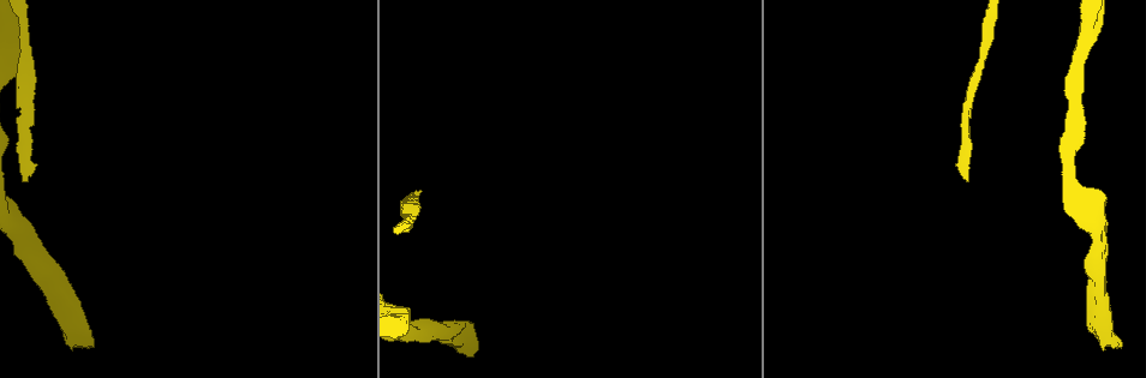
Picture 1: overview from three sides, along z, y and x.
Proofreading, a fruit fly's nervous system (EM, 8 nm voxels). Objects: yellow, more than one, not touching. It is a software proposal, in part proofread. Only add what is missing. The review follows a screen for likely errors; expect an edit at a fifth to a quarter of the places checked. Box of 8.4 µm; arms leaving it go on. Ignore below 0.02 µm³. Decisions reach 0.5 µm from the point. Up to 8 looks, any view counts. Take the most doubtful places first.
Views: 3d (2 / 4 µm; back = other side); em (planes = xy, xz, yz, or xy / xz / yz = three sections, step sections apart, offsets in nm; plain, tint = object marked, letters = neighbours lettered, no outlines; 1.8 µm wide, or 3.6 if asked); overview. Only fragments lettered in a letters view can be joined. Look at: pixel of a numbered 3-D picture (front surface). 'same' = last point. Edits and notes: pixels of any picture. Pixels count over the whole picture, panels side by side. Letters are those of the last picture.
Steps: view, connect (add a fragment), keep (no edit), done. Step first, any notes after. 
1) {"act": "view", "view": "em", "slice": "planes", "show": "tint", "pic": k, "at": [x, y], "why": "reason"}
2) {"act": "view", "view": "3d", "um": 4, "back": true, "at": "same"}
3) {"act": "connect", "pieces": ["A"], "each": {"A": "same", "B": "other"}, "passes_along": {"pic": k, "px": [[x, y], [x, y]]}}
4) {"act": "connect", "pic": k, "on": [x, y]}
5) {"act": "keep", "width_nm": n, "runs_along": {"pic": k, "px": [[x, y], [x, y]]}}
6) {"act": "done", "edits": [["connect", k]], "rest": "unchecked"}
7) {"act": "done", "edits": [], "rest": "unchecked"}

{"act": "view", "view": "em", "slice": "planes", "show": "tint", "pic": 1, "at": [967, 178], "why": "an open end"}

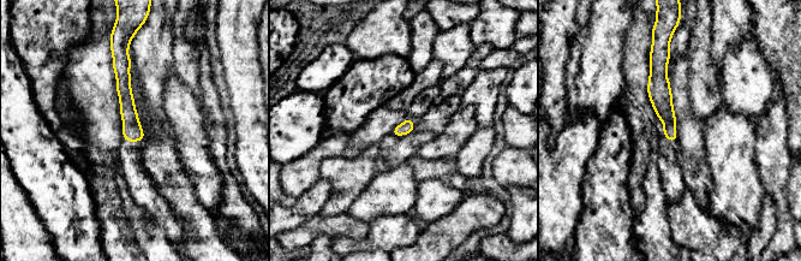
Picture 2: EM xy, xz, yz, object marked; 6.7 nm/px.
{"act": "view", "view": "em", "slice": "planes", "show": "letters", "at": "same"}

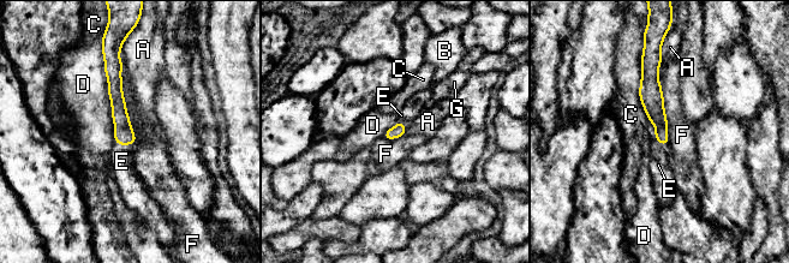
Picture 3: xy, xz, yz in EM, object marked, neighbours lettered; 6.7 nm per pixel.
{"act": "connect", "pic": 3, "on": [658, 165], "each": {"A": "other", "B": "other", "C": "other", "D": "other", "E": "same", "F": "other", "G": "other"}, "passes_along": {"pic": 3, "px": [[653, 103], [657, 139], [658, 165]]}, "found": "it goes on there"}

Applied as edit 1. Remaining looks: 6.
{"act": "view", "view": "em", "um": 3.6, "slice": "xy", "step": 8, "show": "letters", "pic": 1, "at": [87, 345], "why": "end of a long branch"}

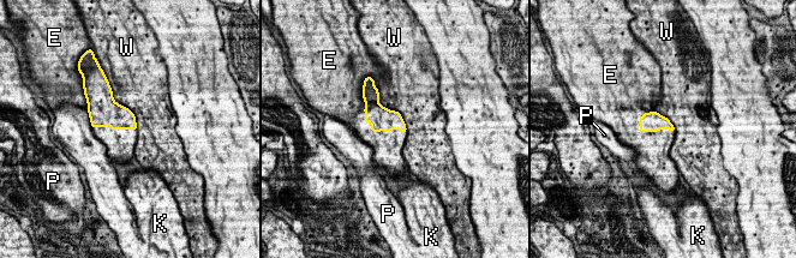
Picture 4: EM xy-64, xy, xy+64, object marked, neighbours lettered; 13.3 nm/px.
{"act": "view", "view": "em", "um": 3.6, "slice": "planes", "show": "letters", "at": "same", "why": "cut it another way"}

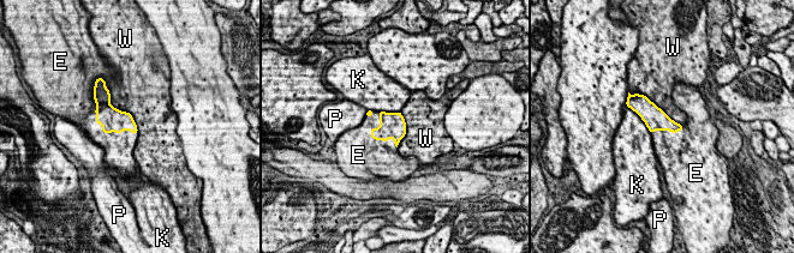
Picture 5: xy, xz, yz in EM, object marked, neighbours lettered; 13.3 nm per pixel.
{"act": "connect", "pic": 5, "on": [117, 146], "each": {"E": "same", "K": "other", "P": "other", "W": "other"}, "found": "the neuron continues"}

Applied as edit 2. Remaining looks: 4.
{"act": "view", "view": "3d", "um": 2, "pic": 1, "at": [409, 310], "why": "branch stops here"}

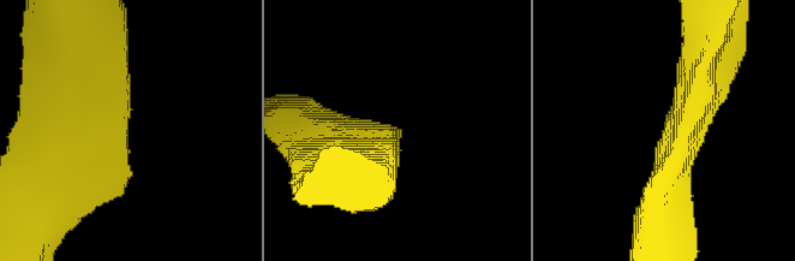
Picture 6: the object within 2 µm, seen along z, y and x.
{"act": "view", "view": "em", "slice": "yz", "step": 4, "show": "tint", "pic": 6, "at": [129, 169], "why": "shape alone is not enough"}

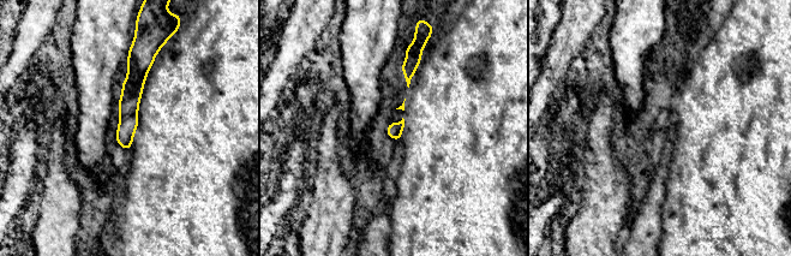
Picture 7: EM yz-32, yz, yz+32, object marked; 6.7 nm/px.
{"act": "view", "view": "em", "slice": "planes", "show": "letters", "at": "same"}

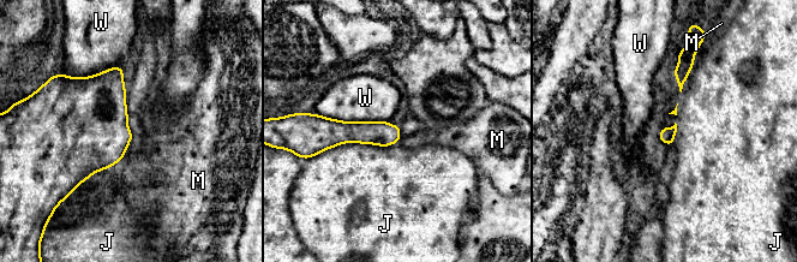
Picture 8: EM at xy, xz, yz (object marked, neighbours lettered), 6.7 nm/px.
{"act": "keep", "each": {"J": "other", "M": "other", "W": "other"}, "runs_along": {"pic": 8, "px": [[325, 126], [396, 138]]}, "found": "none of them fits"}

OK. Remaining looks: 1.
{"act": "done", "edits": [["connect", 3], ["connect", 5]], "rest": "unchecked"}

